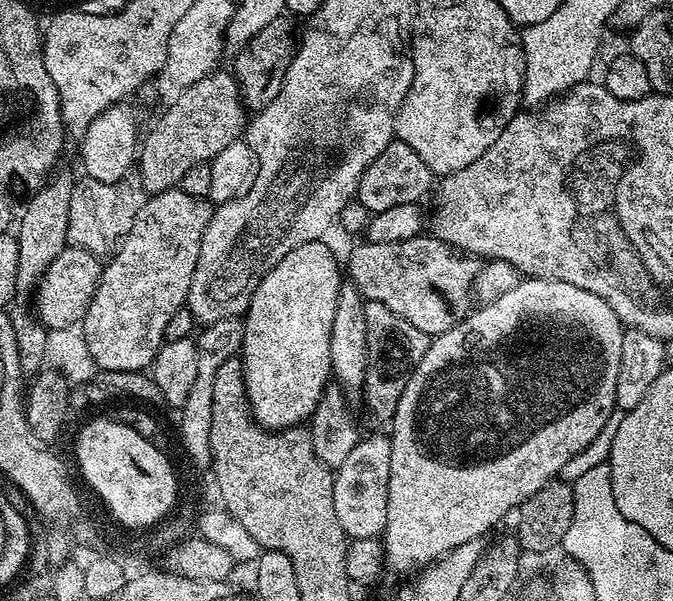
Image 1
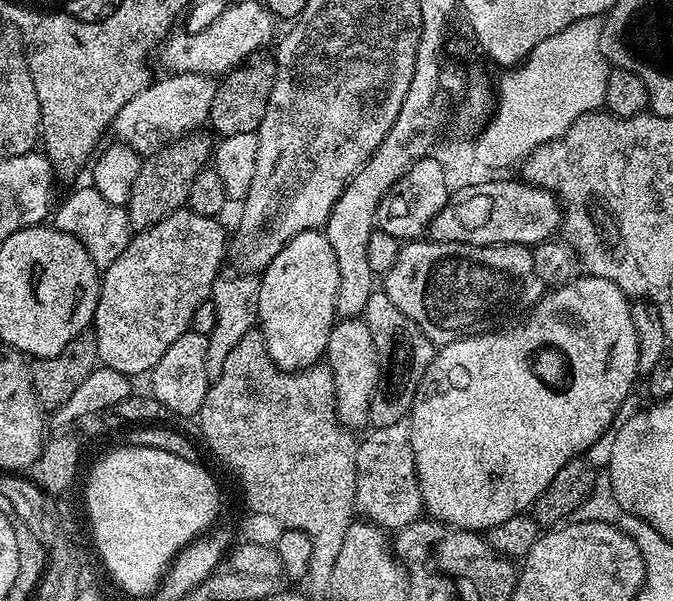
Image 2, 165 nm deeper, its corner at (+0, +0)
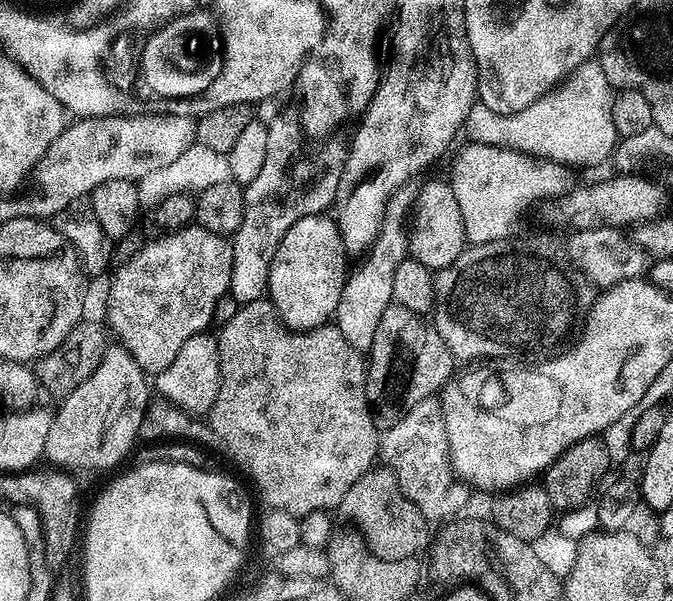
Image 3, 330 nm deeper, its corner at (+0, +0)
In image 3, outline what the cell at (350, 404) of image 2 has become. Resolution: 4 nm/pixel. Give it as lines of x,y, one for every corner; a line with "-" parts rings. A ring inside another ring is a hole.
392,222
385,223
378,238
368,249
360,265
345,279
342,298
338,298
334,323
337,330
354,346
357,352
364,354
374,342
374,330
378,330
378,318
387,310
392,299
392,278
400,260
409,255
408,237
403,227

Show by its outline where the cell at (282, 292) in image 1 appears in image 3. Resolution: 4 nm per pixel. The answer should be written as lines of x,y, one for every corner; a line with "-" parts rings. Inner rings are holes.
331,215
307,216
294,222
290,230
286,230
282,242
278,242
274,262
270,262
267,290
272,305
276,307
276,312
280,315
280,321
286,327
291,328
293,332
308,332
312,328
321,328
335,317
338,298
342,298
344,282
350,272
350,264
348,268
344,259
346,259
344,243
335,219

